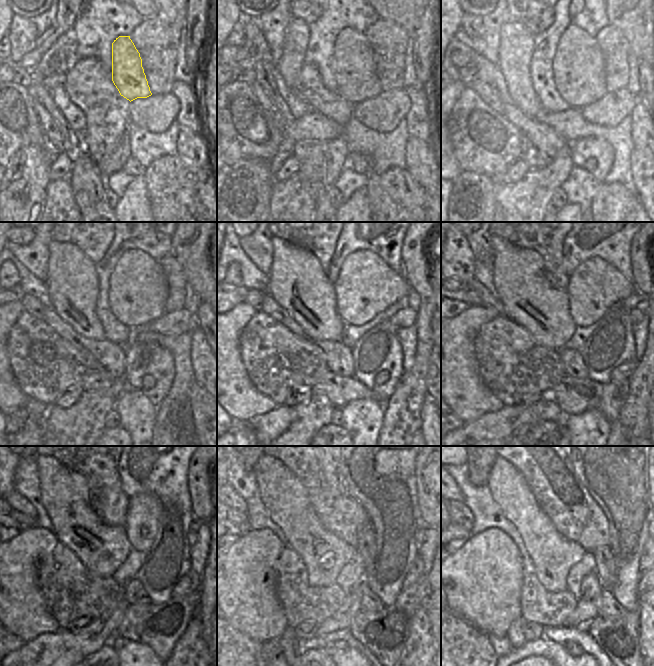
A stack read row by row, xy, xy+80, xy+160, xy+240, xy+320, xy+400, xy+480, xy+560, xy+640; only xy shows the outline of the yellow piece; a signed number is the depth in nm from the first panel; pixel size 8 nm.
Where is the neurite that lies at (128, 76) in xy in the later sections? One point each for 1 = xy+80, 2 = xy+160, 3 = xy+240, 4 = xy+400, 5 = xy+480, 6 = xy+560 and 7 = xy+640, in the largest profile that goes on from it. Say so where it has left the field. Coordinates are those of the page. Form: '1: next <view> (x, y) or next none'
1: next xy+80 (353, 65)
2: next xy+160 (578, 65)
3: next xy+240 (138, 292)
4: next xy+400 (594, 286)
5: next xy+480 (144, 510)
6: next xy+560 (366, 546)
7: next xy+640 (605, 567)

